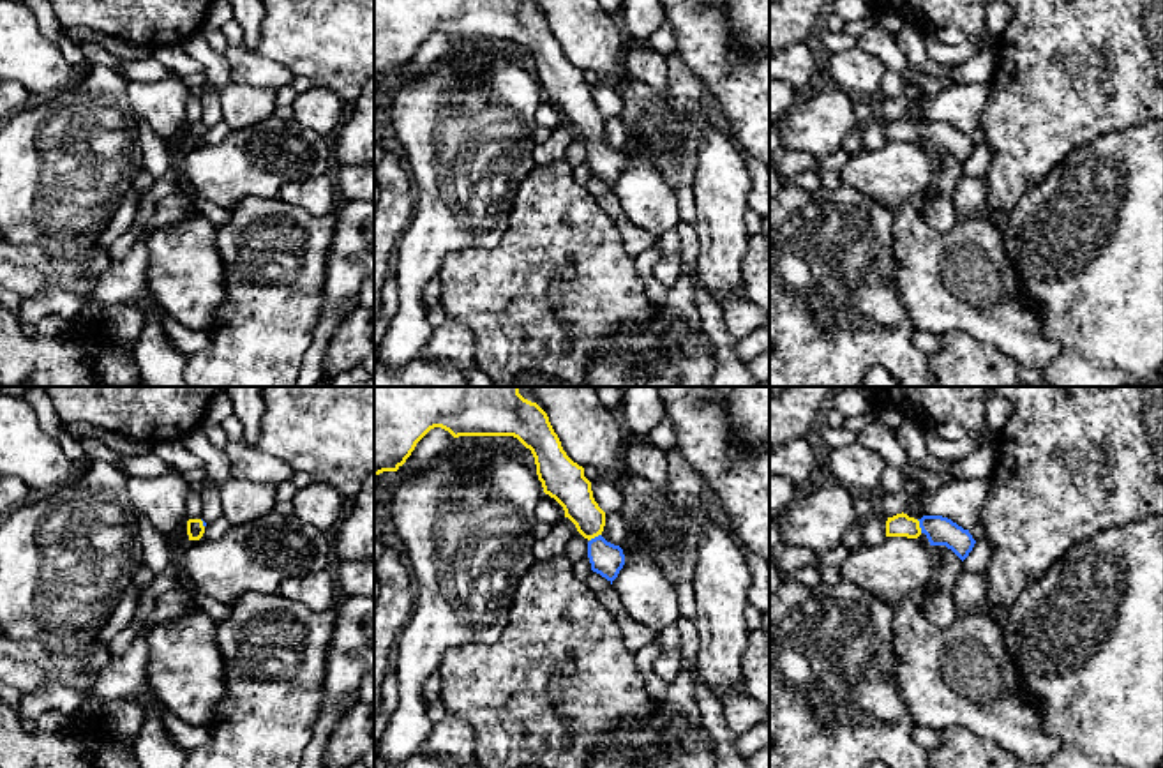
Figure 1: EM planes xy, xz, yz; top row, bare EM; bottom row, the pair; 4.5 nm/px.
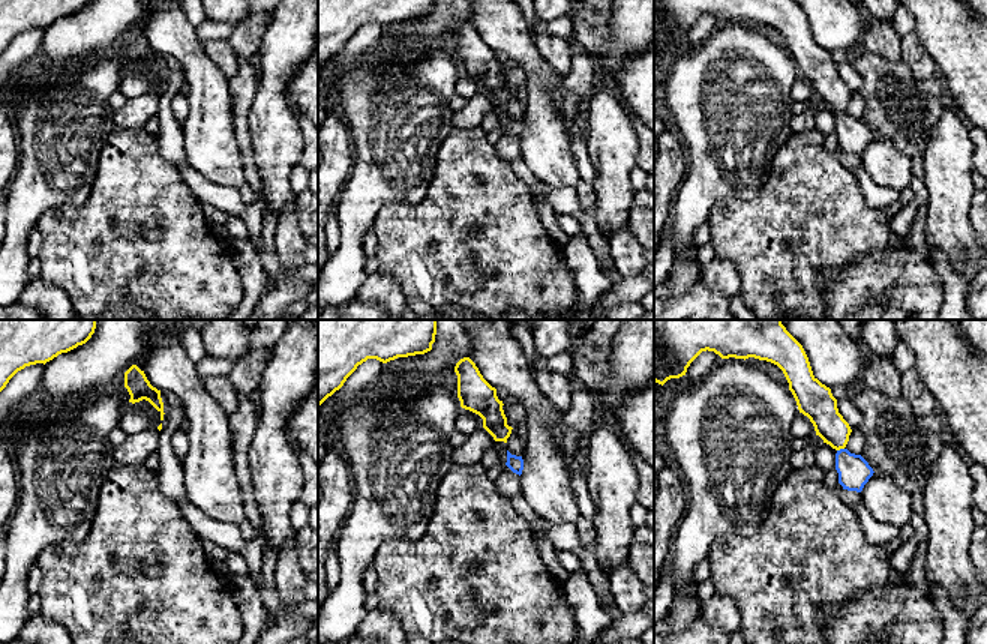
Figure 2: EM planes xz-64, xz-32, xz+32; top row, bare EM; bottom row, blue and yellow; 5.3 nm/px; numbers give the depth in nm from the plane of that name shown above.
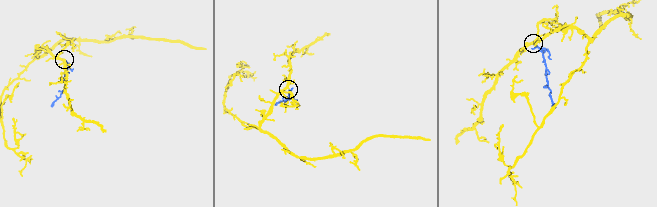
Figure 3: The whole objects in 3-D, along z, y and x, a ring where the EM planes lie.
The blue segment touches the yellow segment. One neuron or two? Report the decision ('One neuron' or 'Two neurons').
One neuron

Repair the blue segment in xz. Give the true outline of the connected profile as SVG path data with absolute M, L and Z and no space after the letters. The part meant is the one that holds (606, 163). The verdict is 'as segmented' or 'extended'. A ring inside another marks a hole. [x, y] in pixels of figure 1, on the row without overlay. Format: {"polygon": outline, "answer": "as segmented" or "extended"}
{"polygon": "M374 0L374 81L397 76L415 55L416 48L434 32L459 41L514 41L531 55L544 97L554 102L577 136L588 143L591 175L611 189L625 169L619 150L602 141L605 117L593 102L591 87L584 72L574 67L561 51L547 18L522 0Z", "answer": "extended"}

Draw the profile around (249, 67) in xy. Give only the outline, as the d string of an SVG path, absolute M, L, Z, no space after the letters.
M244 46L229 48L224 56L231 69L231 81L279 90L281 87L289 85L295 76L284 65L258 55L256 51L249 51Z

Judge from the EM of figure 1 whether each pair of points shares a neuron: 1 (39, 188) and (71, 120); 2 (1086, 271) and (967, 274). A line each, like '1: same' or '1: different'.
1: same
2: different

